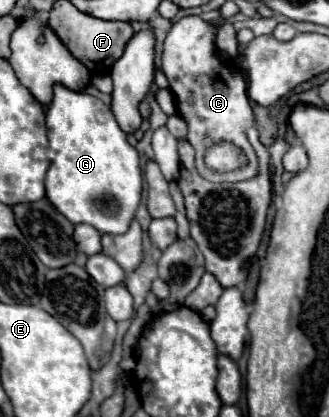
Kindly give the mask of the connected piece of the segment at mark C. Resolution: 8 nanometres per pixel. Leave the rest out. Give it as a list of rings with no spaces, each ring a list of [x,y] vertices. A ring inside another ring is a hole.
[[[184,17],[172,25],[164,39],[164,53],[162,53],[162,71],[170,83],[172,93],[176,95],[178,111],[188,121],[188,141],[196,149],[196,167],[202,177],[210,181],[242,181],[250,179],[258,171],[256,155],[246,139],[246,129],[254,123],[250,99],[246,95],[246,81],[244,77],[230,69],[226,61],[216,55],[214,47],[216,27],[212,23],[202,21],[200,17]],[[228,139],[232,145],[248,153],[248,165],[244,169],[236,169],[230,173],[210,171],[204,155],[206,149],[214,143]]]

